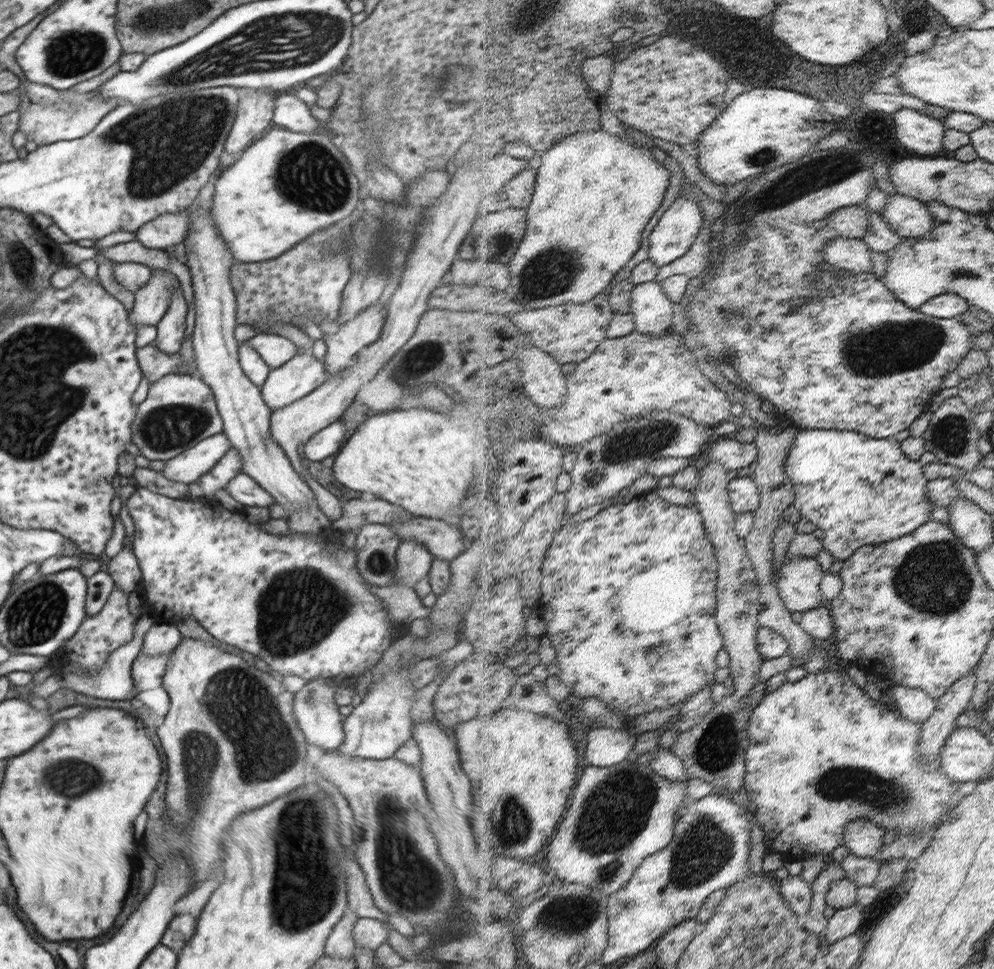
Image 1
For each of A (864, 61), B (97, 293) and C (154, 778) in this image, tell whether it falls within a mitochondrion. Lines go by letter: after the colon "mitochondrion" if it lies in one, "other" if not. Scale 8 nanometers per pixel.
A: other
B: other
C: other

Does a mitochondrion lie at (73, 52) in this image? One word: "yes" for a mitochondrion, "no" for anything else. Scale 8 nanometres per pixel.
yes

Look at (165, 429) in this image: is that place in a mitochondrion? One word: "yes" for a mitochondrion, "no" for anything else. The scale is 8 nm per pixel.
yes

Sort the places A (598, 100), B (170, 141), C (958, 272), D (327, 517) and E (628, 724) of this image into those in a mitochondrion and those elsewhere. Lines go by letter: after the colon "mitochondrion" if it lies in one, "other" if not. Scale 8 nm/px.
A: other
B: mitochondrion
C: mitochondrion
D: other
E: other

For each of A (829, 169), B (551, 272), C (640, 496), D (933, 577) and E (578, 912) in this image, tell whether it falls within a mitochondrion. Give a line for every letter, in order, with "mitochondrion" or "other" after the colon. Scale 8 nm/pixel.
A: mitochondrion
B: mitochondrion
C: other
D: mitochondrion
E: mitochondrion

